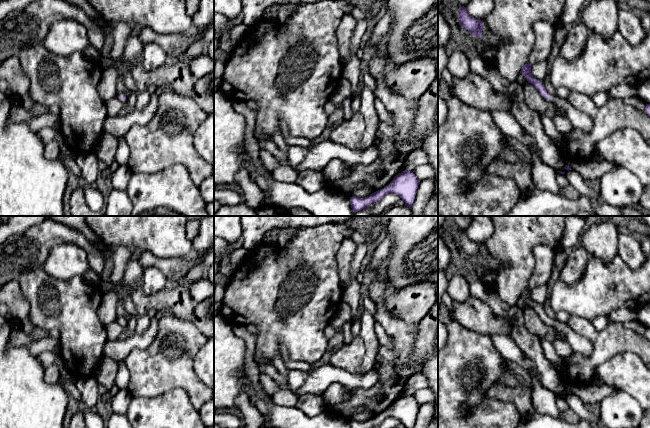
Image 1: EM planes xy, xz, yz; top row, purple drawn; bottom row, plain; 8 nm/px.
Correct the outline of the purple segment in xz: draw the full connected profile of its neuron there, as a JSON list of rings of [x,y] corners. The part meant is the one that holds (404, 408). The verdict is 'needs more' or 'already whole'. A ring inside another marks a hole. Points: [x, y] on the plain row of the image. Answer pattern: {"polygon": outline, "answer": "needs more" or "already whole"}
{"polygon": [[[404,394],[396,399],[389,409],[365,422],[350,421],[350,428],[371,428],[381,424],[386,418],[397,418],[405,428],[413,428],[420,404],[412,395]]], "answer": "already whole"}

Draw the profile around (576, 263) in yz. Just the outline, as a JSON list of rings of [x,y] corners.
[[[580,244],[569,251],[566,264],[560,273],[560,279],[567,285],[573,285],[580,280],[585,272],[589,254]]]

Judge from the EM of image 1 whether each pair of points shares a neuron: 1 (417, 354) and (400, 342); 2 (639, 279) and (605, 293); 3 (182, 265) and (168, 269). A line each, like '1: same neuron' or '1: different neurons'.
1: different neurons
2: same neuron
3: same neuron

